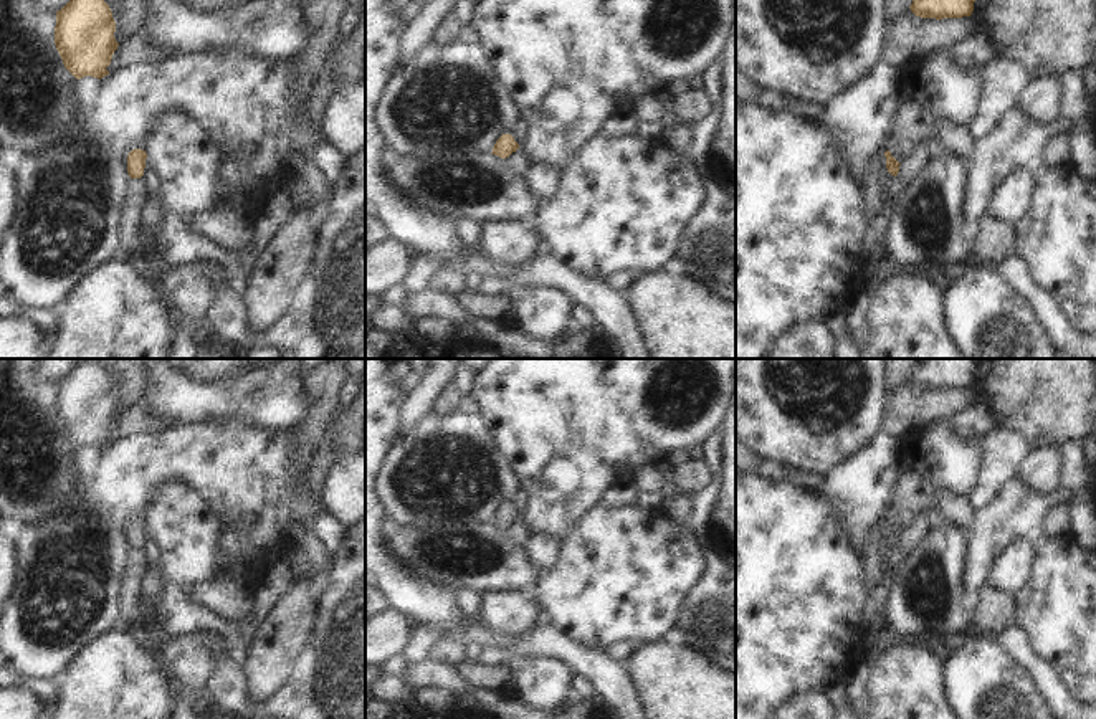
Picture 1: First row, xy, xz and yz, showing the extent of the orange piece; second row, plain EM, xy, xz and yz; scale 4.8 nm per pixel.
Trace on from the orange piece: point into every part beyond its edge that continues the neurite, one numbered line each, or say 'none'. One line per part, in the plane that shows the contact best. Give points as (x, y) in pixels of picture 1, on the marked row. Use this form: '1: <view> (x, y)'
none

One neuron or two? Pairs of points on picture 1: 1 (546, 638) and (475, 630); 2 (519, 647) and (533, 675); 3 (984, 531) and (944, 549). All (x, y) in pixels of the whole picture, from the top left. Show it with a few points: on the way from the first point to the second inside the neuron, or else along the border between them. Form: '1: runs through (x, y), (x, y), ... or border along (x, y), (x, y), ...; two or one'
1: runs through (528, 643), (501, 643), (493, 638); one
2: border along (508, 657), (551, 655), (561, 661); two
3: border along (971, 533), (971, 546), (962, 576); two

